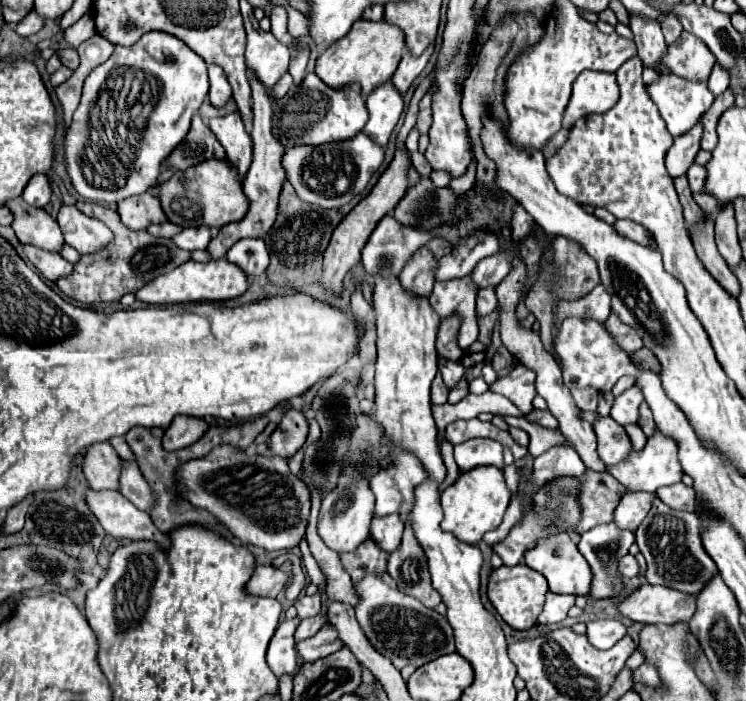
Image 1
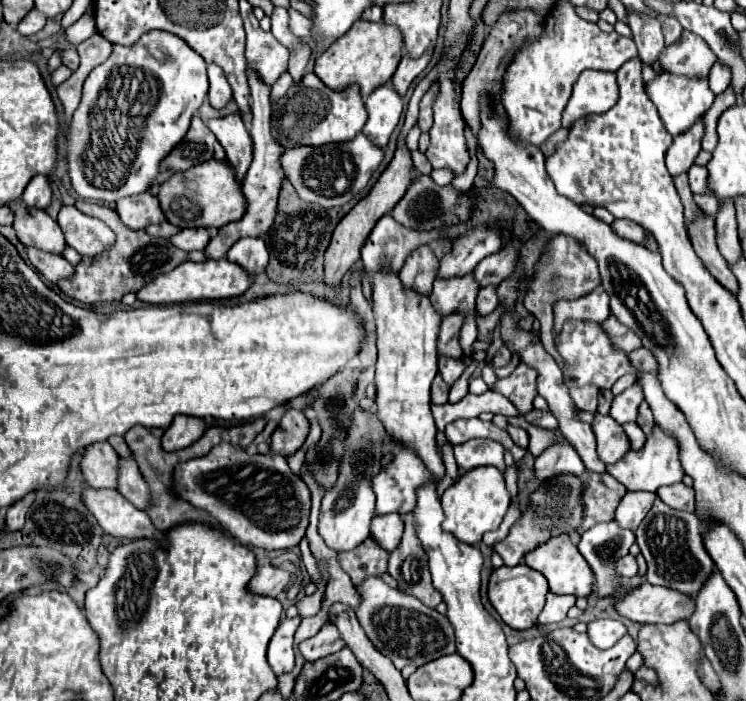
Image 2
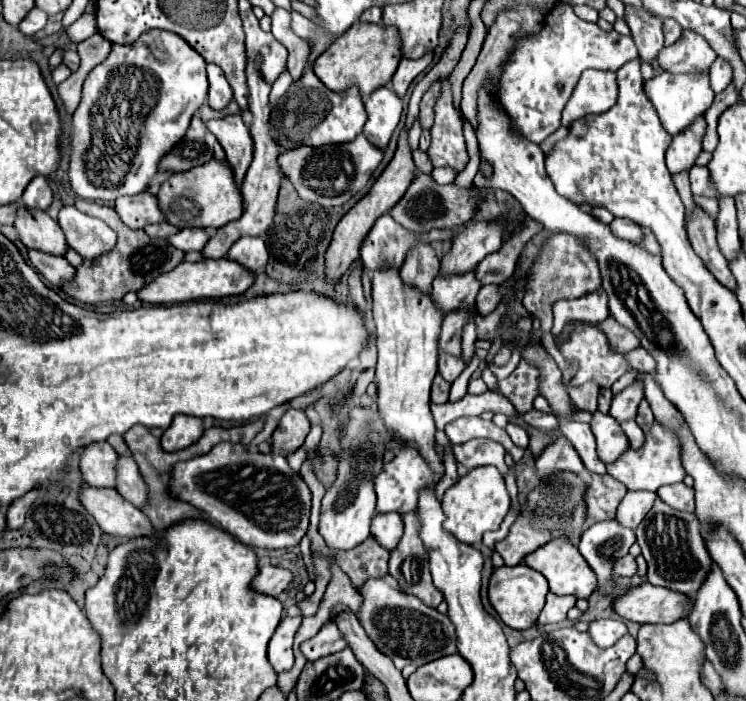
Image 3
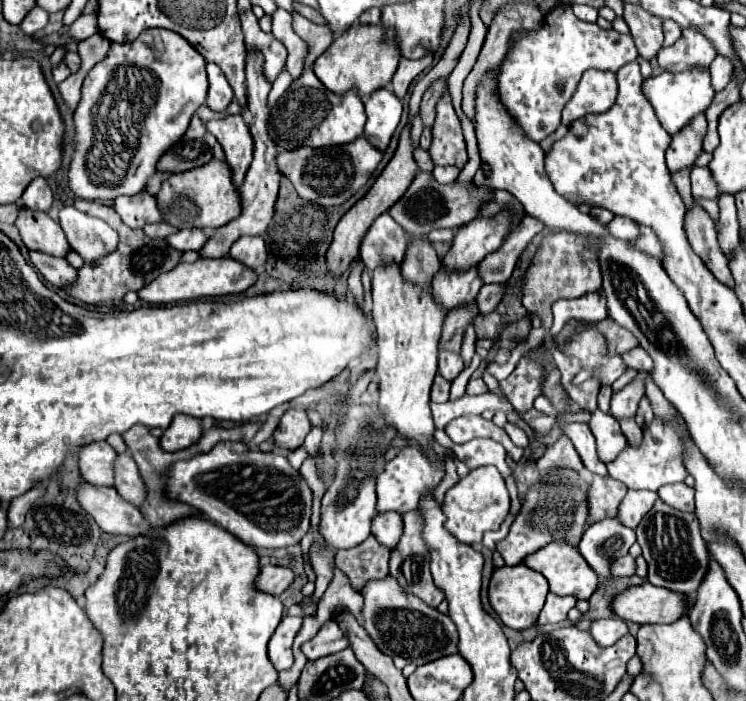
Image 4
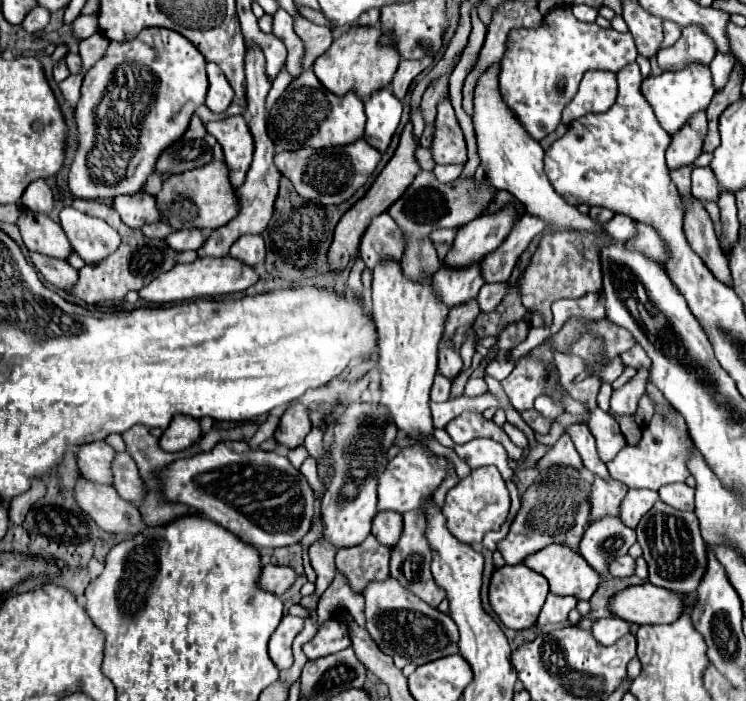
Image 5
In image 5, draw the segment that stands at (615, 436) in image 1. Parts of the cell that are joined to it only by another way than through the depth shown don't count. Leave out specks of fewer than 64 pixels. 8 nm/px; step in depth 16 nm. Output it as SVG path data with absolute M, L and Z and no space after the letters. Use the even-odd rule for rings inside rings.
M600 408L590 410L590 418L586 424L588 424L592 436L596 438L598 454L604 462L612 460L620 452L620 448L626 446L626 440L620 432L618 422L608 412L604 412Z

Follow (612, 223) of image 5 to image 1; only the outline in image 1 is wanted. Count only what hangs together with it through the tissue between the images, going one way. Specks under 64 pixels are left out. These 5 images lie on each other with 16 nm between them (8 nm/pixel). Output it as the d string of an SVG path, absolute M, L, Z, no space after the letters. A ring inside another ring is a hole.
M616 220L612 226L616 228L618 234L628 236L630 240L640 242L640 244L646 246L646 242L648 242L648 230L642 224L636 224L636 222L630 222L630 220Z

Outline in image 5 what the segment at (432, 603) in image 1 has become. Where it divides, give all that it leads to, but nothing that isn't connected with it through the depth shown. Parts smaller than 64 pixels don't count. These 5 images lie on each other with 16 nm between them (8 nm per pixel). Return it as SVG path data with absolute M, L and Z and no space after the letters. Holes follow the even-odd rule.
M410 510L404 514L404 532L398 540L398 544L392 548L392 558L390 558L390 574L392 578L396 578L404 588L408 588L410 592L414 592L416 596L420 596L424 602L438 606L444 598L446 592L434 582L434 576L430 572L430 564L432 564L432 550L430 544L424 536L426 530L426 518L424 518L424 510Z

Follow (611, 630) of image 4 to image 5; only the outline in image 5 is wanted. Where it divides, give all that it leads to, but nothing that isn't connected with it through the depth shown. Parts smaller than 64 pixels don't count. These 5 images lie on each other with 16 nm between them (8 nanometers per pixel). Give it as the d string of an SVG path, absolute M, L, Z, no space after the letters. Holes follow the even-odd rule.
M612 616L602 618L592 626L594 638L604 646L614 644L618 638L622 638L628 632L630 632L630 624L626 620L622 620L622 618L612 618Z

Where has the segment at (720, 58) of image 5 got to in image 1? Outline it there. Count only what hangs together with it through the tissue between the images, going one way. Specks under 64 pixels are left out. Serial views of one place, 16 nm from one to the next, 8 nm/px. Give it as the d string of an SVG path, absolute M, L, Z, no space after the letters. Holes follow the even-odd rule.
M718 62L714 64L712 72L710 72L710 78L708 78L708 88L712 90L714 96L720 96L726 88L728 88L730 80L728 80L728 70L722 68Z

